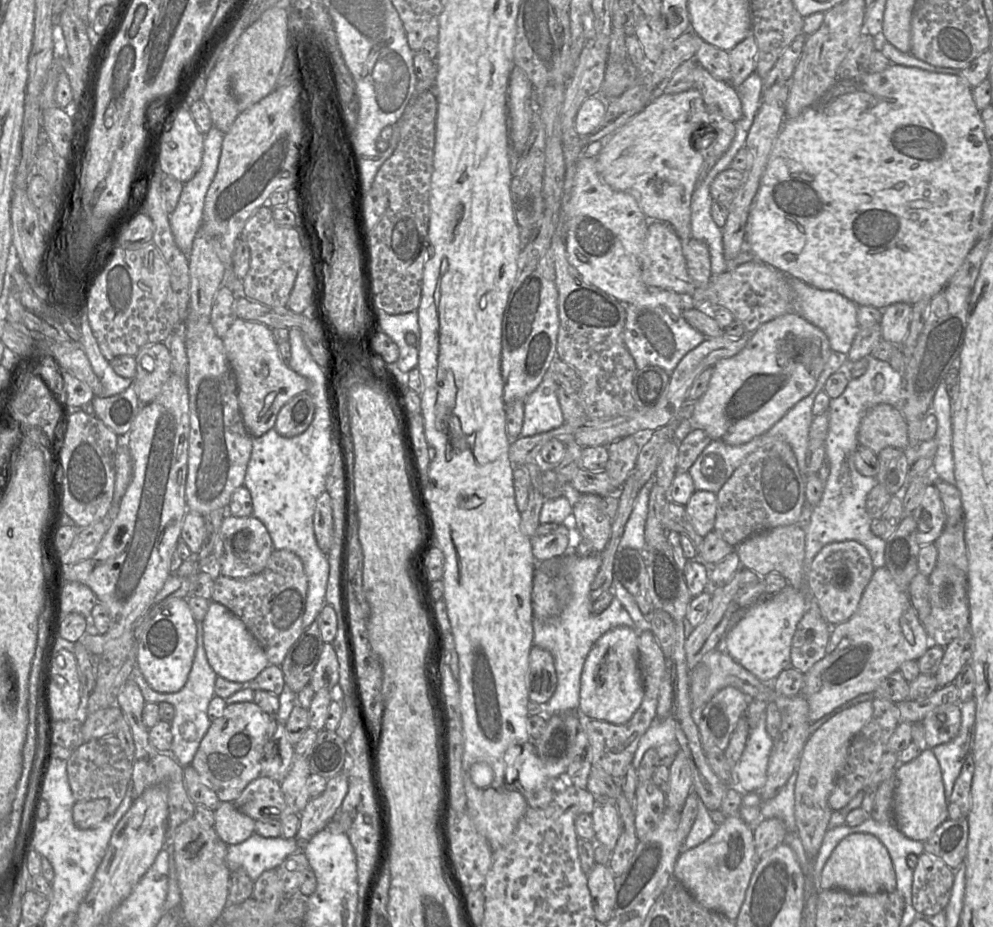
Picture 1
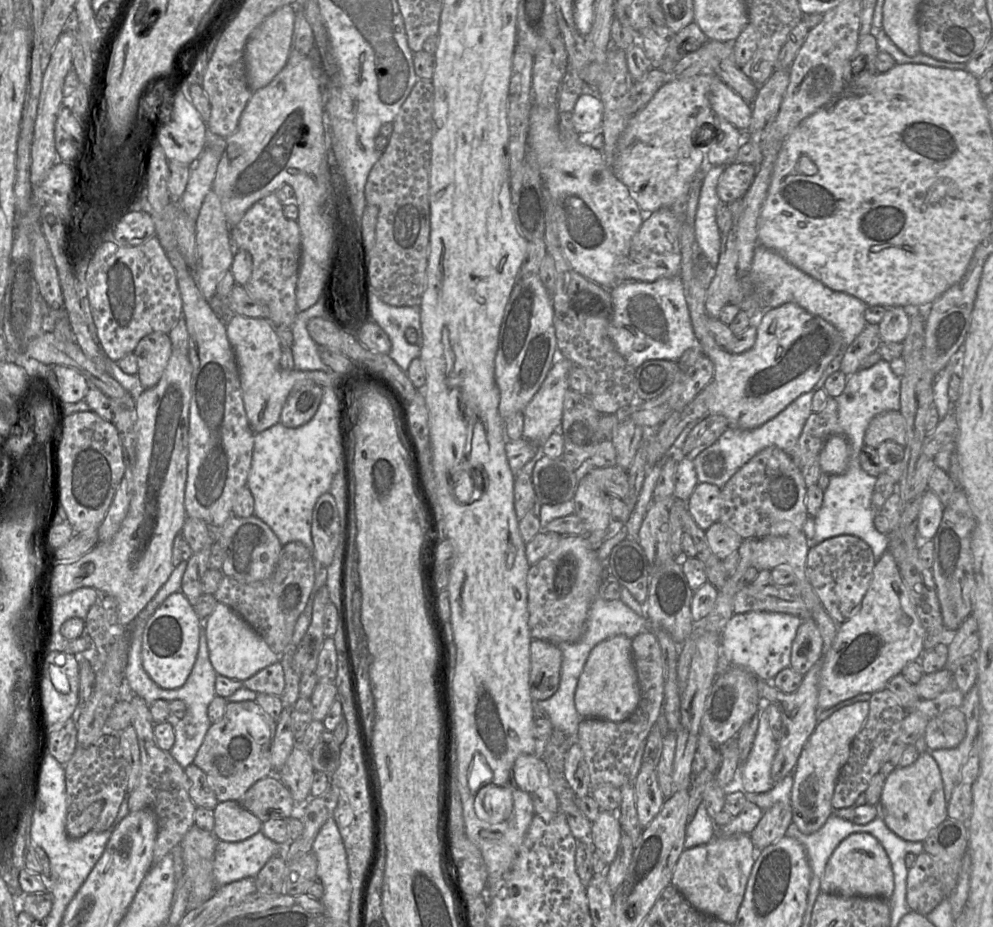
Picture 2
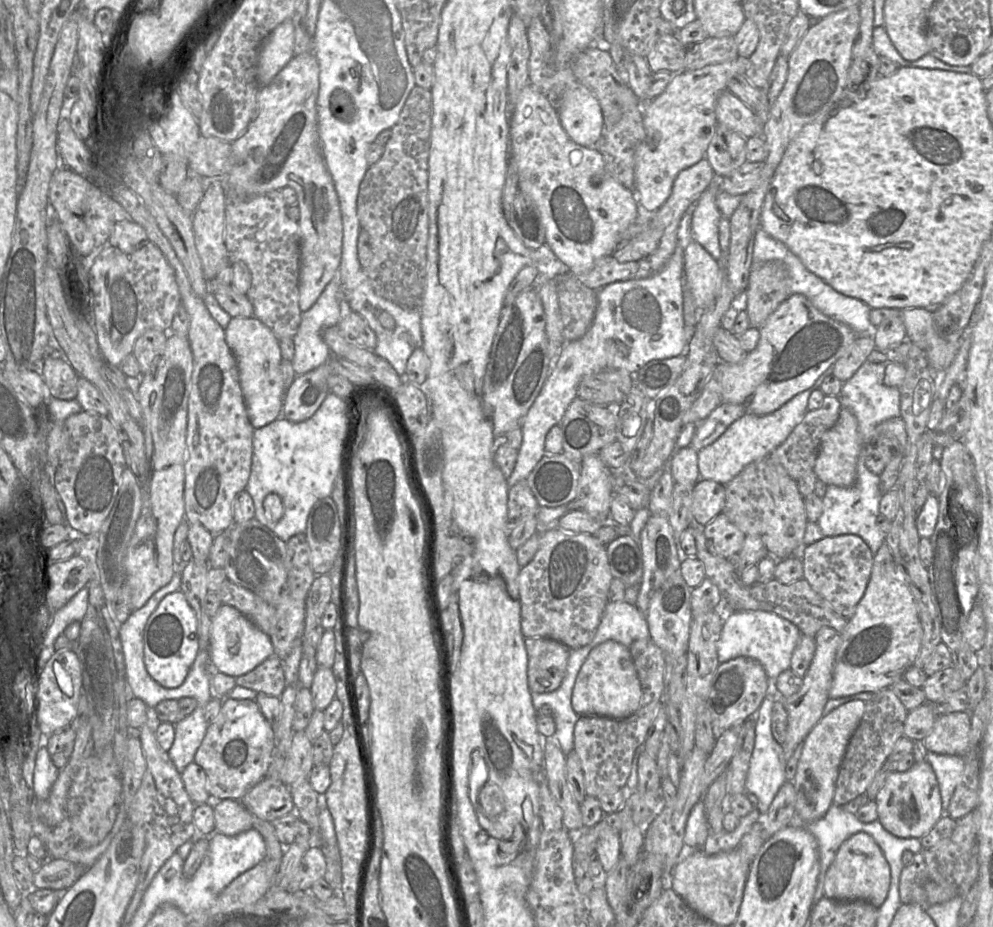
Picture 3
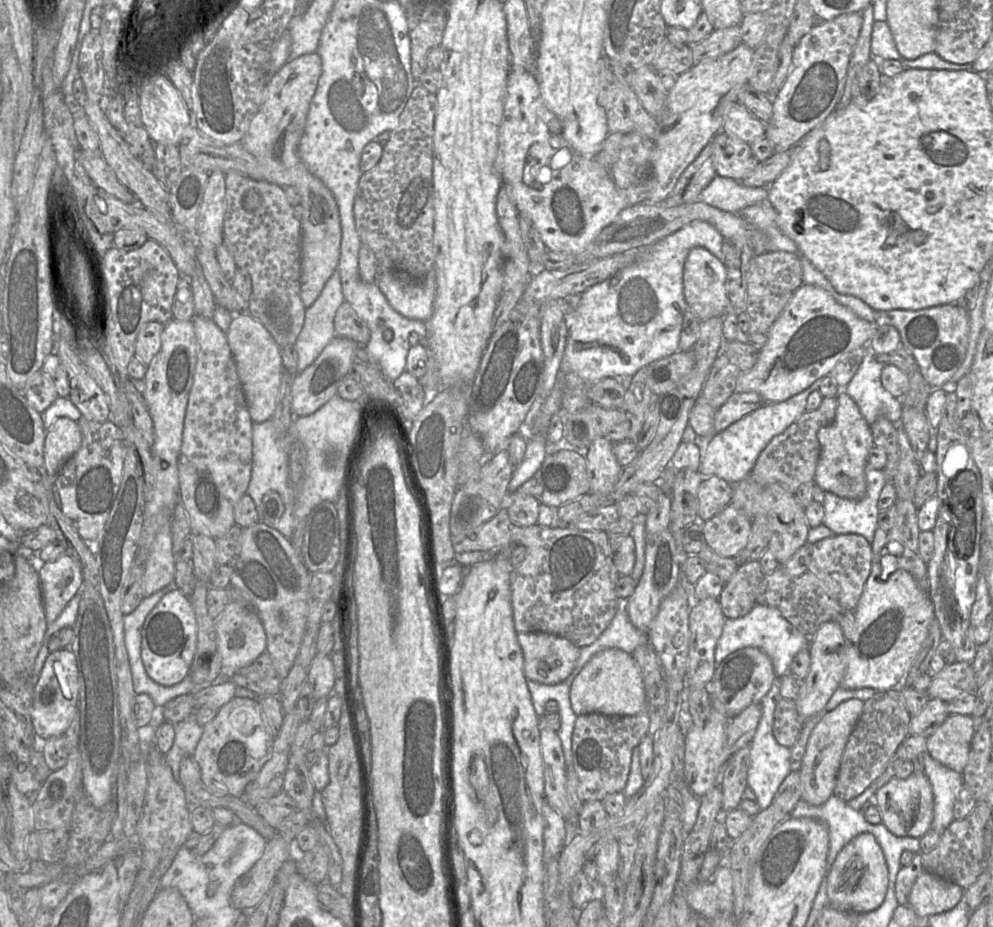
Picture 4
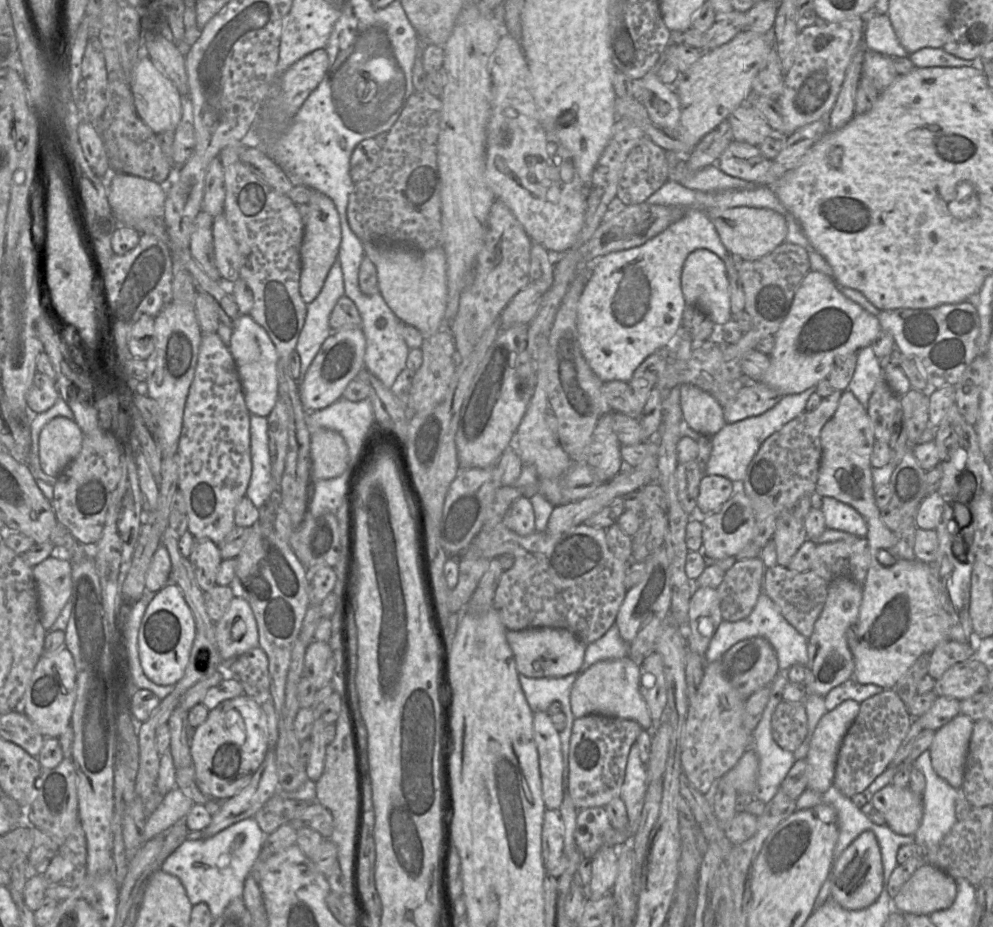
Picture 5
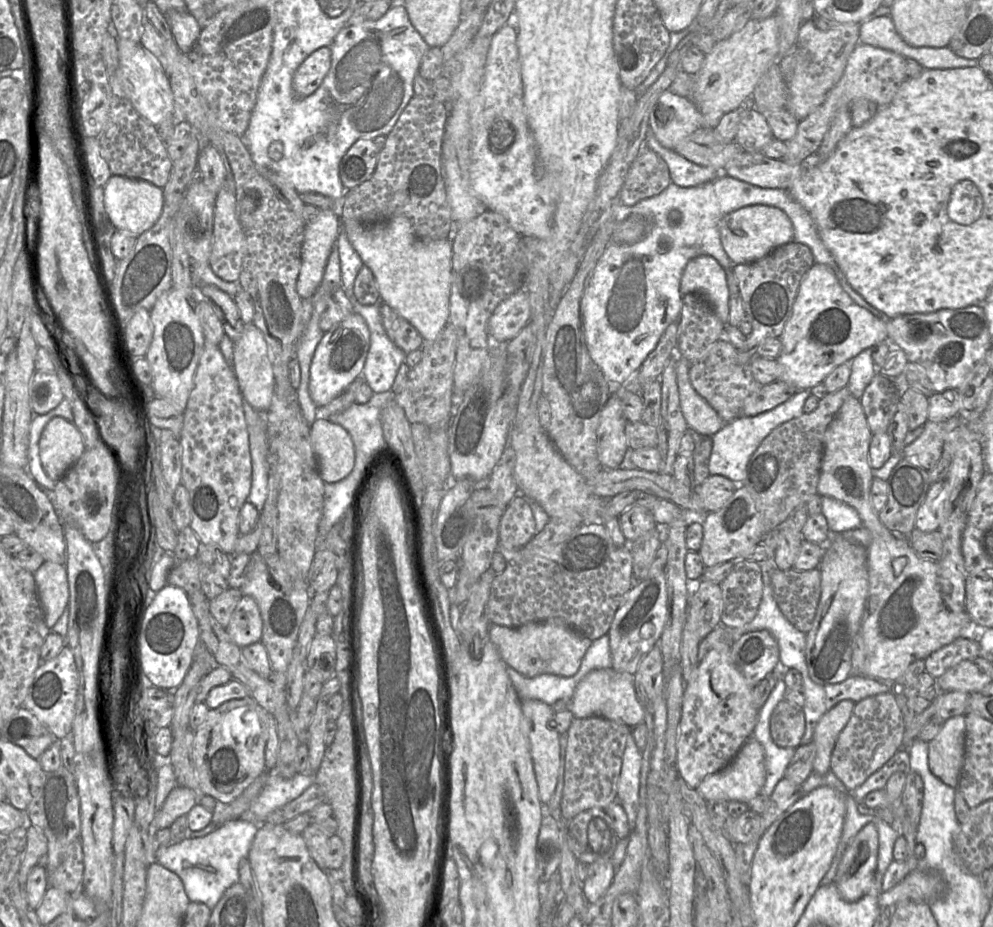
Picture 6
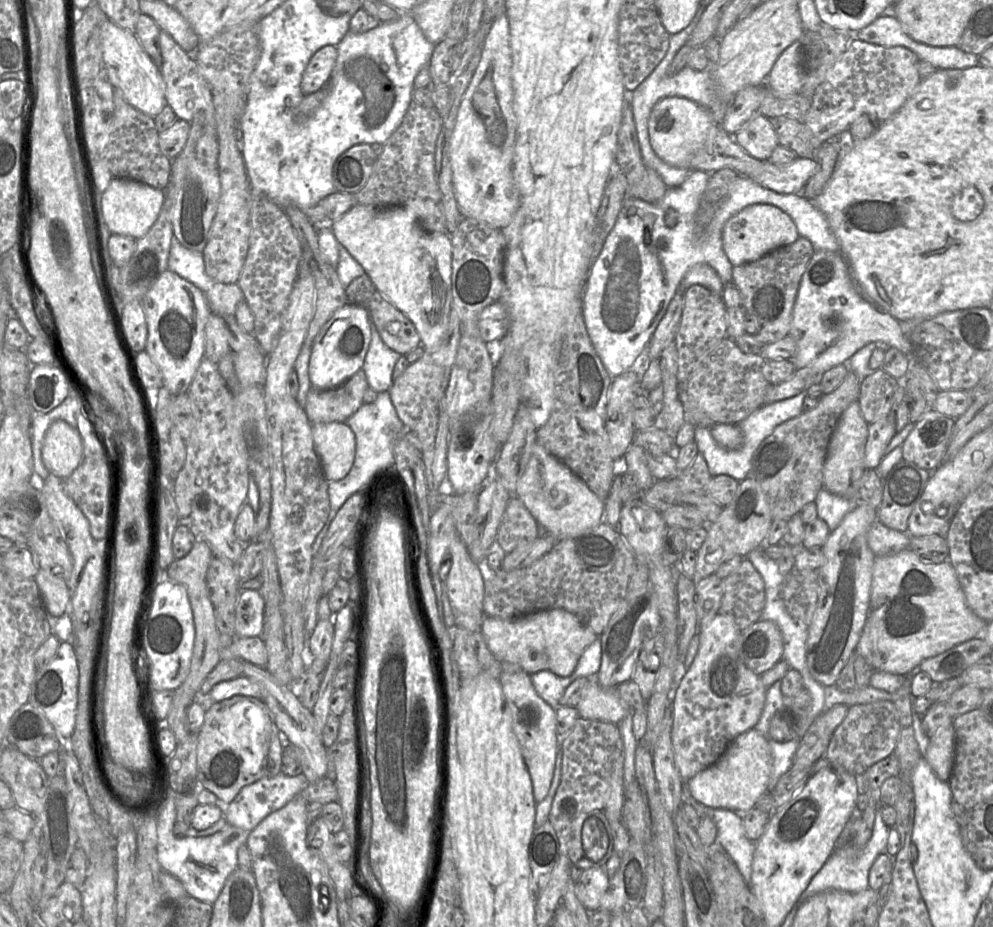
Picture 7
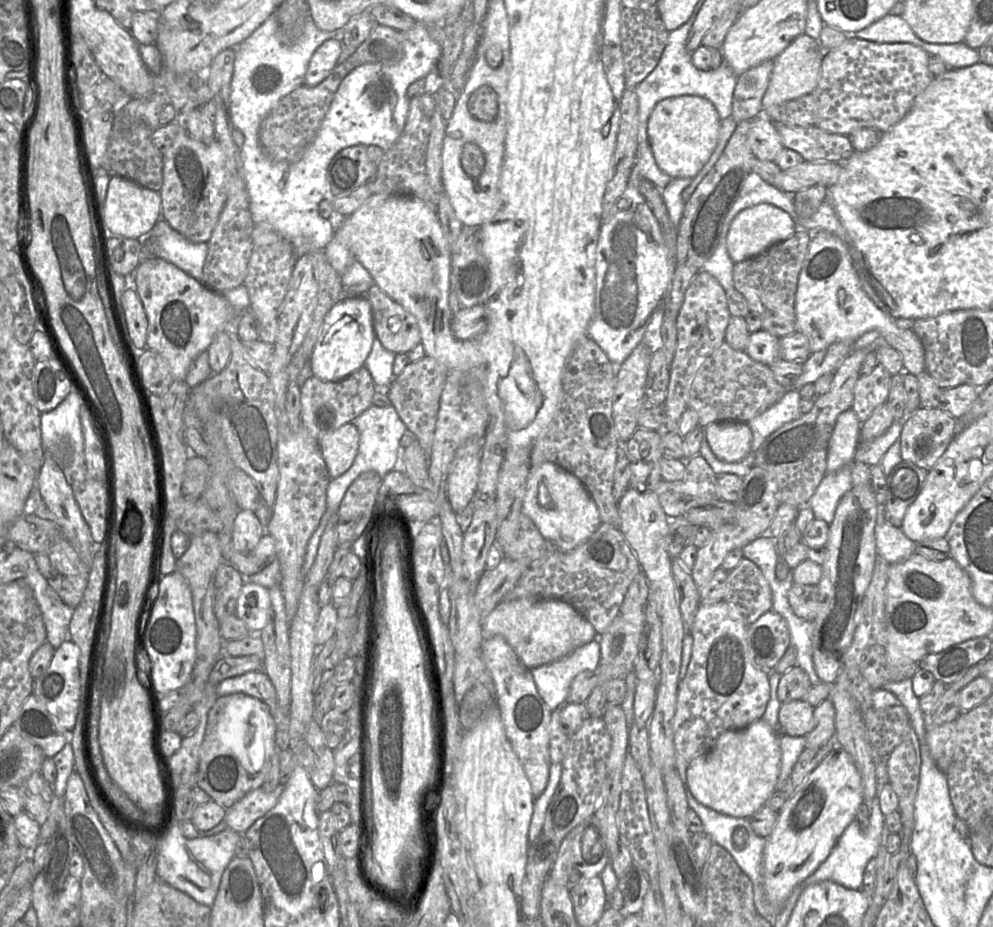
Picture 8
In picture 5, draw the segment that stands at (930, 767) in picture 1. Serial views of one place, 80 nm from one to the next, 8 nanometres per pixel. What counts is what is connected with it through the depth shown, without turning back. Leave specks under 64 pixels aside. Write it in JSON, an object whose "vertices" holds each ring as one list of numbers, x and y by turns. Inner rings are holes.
{"vertices":[[889,784,876,792,870,803,884,815,886,825,896,834,914,836,921,825,923,819,922,797,913,793,909,787,898,788]]}

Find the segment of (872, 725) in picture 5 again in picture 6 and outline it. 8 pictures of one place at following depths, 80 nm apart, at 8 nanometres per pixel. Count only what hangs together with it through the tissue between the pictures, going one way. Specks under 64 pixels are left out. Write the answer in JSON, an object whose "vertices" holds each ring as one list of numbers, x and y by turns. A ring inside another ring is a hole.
{"vertices":[[890,691,857,702,848,723,837,738,831,755,830,771,847,790,855,790,902,748,904,732,901,710]]}

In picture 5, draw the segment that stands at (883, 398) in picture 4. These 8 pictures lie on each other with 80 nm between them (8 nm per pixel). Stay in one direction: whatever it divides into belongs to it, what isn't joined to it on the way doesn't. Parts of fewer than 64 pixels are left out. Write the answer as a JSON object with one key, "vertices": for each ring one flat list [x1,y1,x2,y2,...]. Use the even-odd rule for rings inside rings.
{"vertices":[[867,346,857,353,856,368,847,390,867,409,873,390,880,380,884,380,884,371,872,347]]}

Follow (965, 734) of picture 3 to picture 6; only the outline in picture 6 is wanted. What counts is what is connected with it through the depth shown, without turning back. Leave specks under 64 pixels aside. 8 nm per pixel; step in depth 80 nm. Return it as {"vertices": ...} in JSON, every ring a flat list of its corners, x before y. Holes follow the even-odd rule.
{"vertices":[[965,717,946,720,937,735,928,743,931,772,948,786,957,789,965,753]]}

